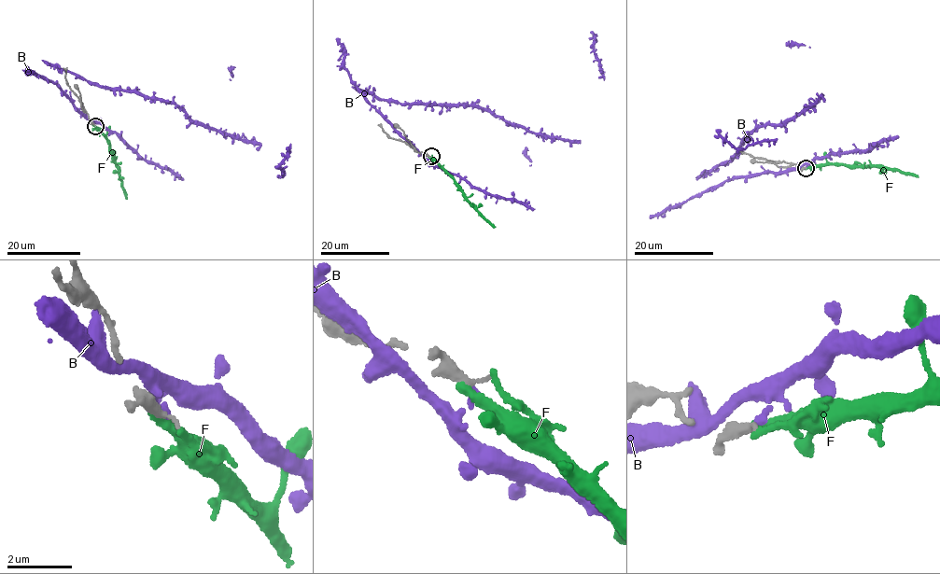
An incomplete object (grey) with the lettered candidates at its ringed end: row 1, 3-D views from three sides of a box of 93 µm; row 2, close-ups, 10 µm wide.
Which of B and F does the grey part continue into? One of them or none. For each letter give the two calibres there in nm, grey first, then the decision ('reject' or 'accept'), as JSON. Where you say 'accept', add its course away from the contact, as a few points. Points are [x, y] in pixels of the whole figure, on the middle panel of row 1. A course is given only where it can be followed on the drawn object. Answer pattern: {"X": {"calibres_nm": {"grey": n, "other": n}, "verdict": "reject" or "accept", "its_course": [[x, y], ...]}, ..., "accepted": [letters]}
{"B": {"calibres_nm": {"grey": 360, "other": 180}, "verdict": "reject"}, "F": {"calibres_nm": {"grey": 400, "other": 340}, "verdict": "reject"}, "accepted": []}

